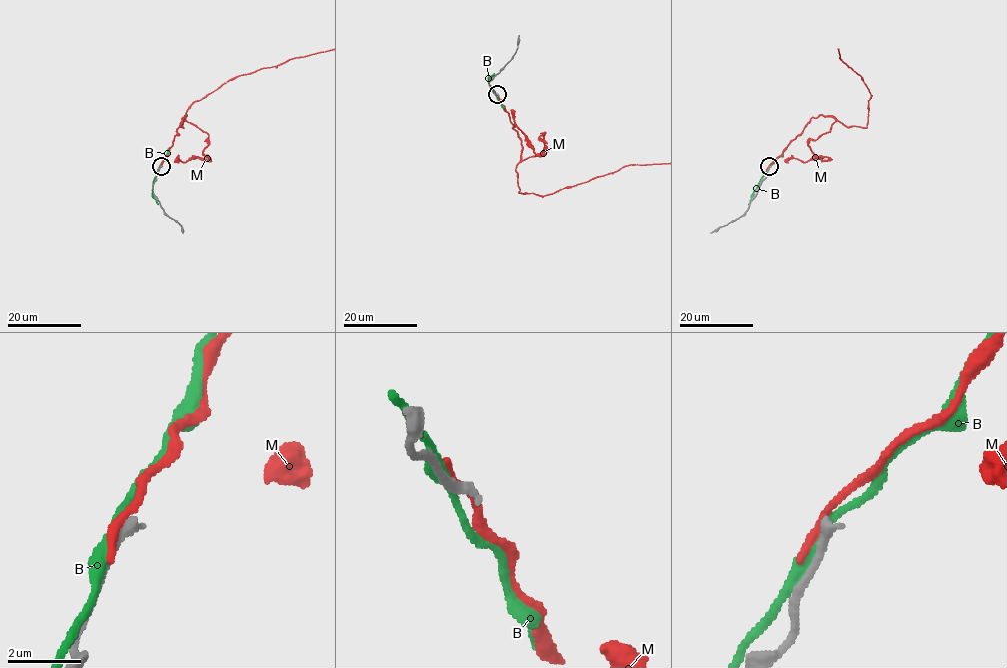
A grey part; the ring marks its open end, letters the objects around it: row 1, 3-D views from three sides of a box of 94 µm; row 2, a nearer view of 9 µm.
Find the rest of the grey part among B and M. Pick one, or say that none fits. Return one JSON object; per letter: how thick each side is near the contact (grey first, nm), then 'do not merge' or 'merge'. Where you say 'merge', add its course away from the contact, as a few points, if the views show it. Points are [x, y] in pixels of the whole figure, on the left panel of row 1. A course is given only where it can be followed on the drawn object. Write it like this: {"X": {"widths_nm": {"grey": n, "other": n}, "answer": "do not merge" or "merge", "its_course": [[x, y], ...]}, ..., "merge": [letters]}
{"B": {"widths_nm": {"grey": 200, "other": 360}, "answer": "do not merge"}, "M": {"widths_nm": {"grey": 360, "other": 320}, "answer": "do not merge"}, "merge": []}

